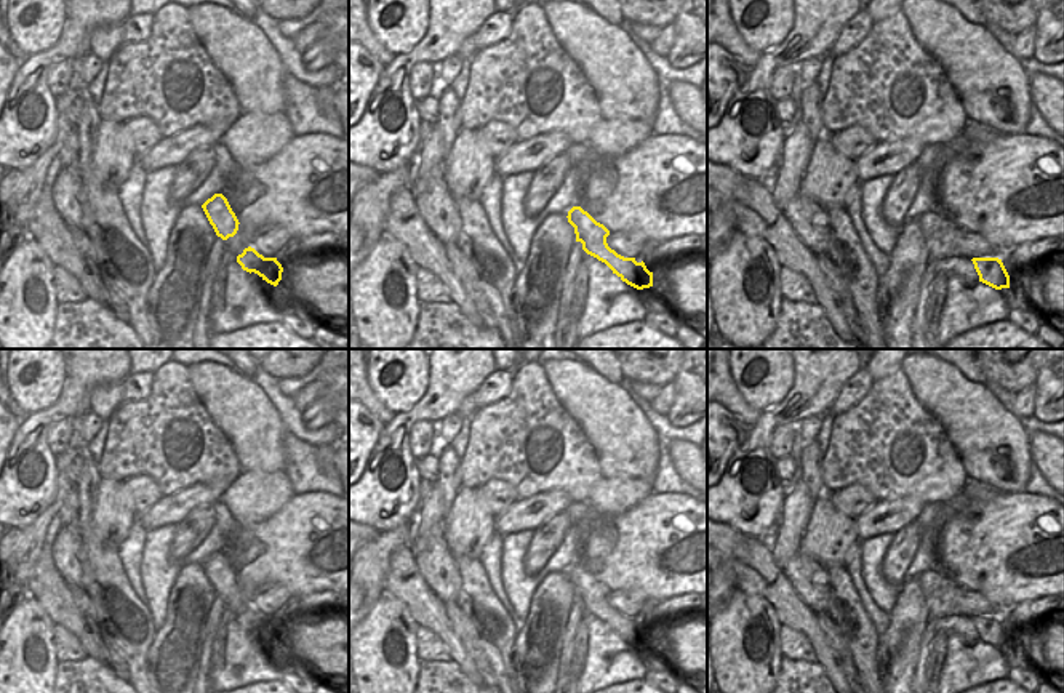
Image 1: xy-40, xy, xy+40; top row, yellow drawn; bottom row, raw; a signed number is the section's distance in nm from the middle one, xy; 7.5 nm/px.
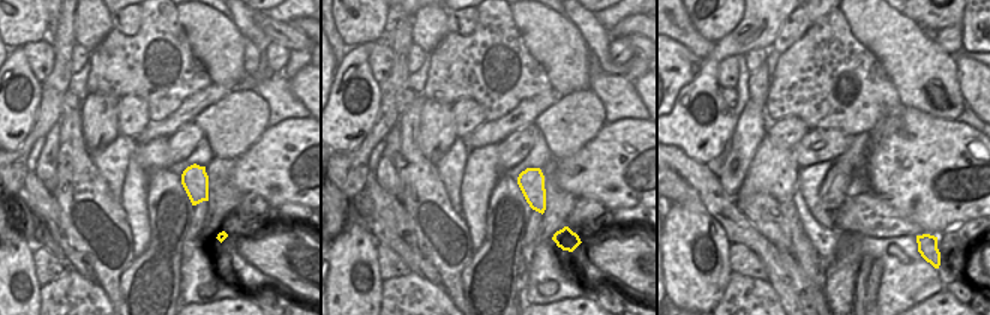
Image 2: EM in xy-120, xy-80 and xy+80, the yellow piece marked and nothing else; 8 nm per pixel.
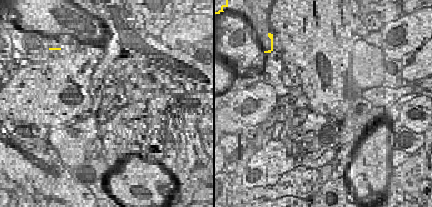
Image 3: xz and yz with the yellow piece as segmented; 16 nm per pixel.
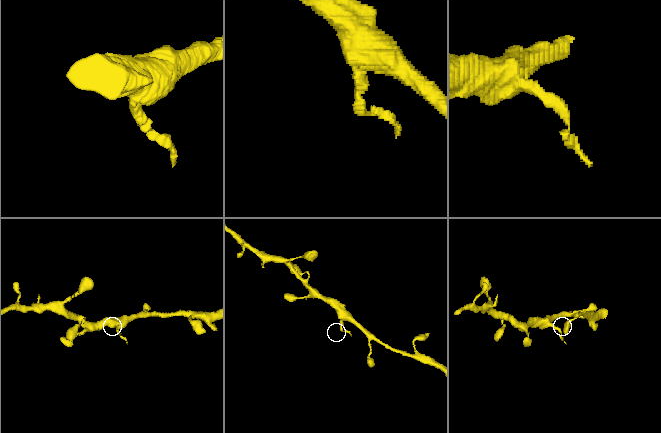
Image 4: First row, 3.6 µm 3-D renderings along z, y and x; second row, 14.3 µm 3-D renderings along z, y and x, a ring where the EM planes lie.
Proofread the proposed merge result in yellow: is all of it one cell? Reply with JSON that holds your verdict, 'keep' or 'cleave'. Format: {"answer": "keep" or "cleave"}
{"answer": "keep"}

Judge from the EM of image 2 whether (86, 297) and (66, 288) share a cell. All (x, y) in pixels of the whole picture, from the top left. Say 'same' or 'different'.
same

